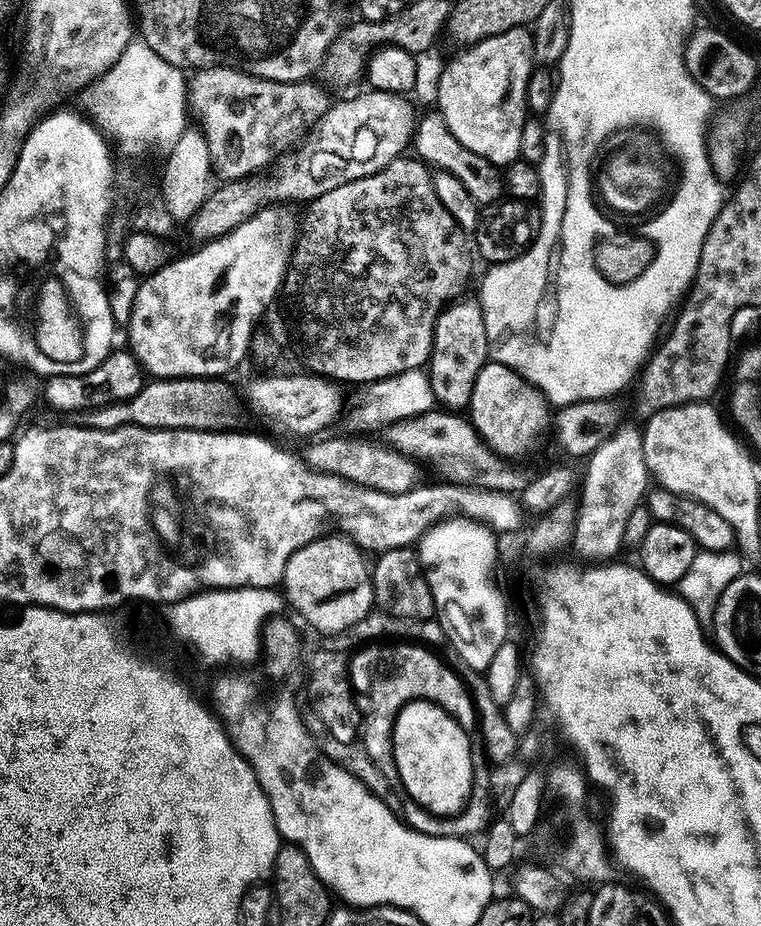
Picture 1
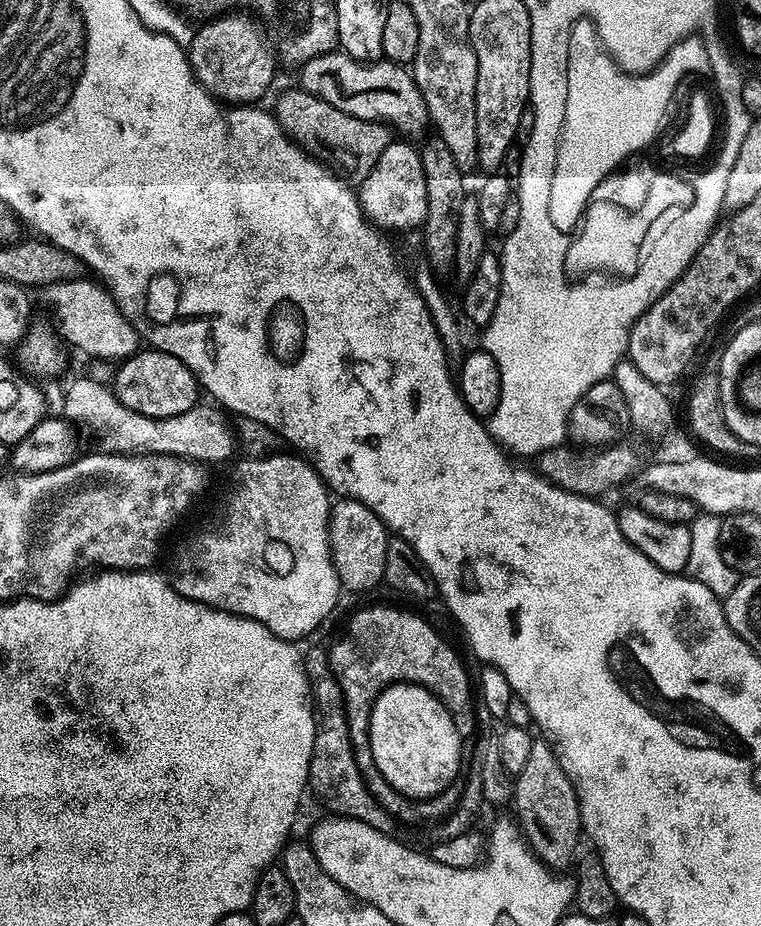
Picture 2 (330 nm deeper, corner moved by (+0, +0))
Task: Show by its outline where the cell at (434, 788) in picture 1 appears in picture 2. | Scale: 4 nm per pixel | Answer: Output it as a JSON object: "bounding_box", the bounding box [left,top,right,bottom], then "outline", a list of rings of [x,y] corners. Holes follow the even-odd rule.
{"bounding_box":[368,684,462,800],"outline":[[[391,684],[372,707],[368,741],[374,762],[396,792],[414,800],[437,796],[461,775],[462,737],[448,707],[420,684]]]}

